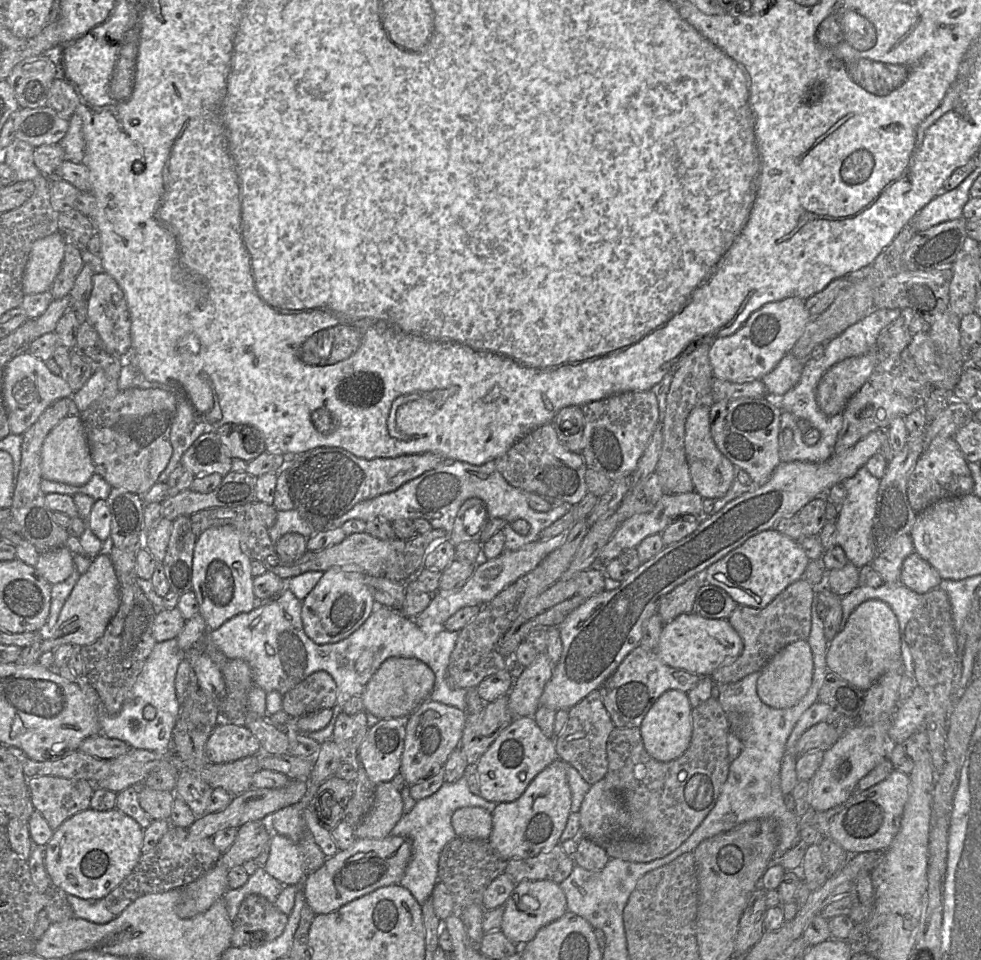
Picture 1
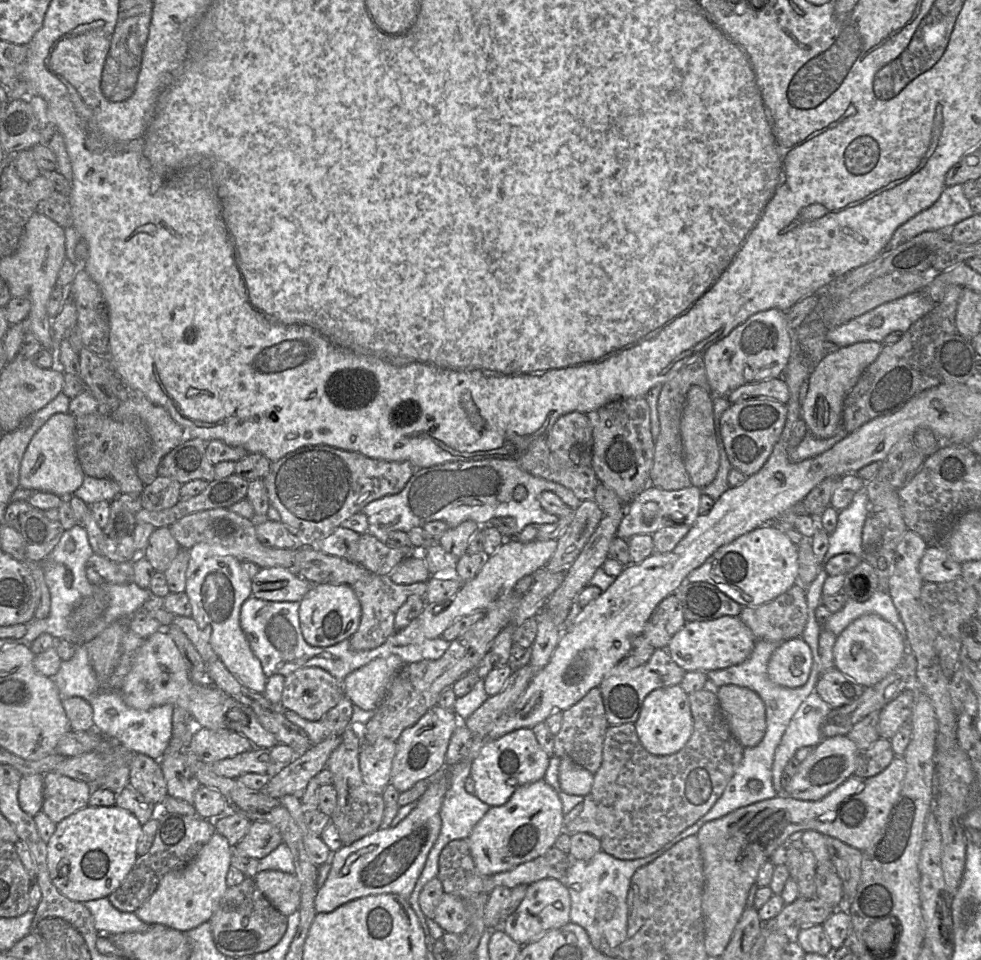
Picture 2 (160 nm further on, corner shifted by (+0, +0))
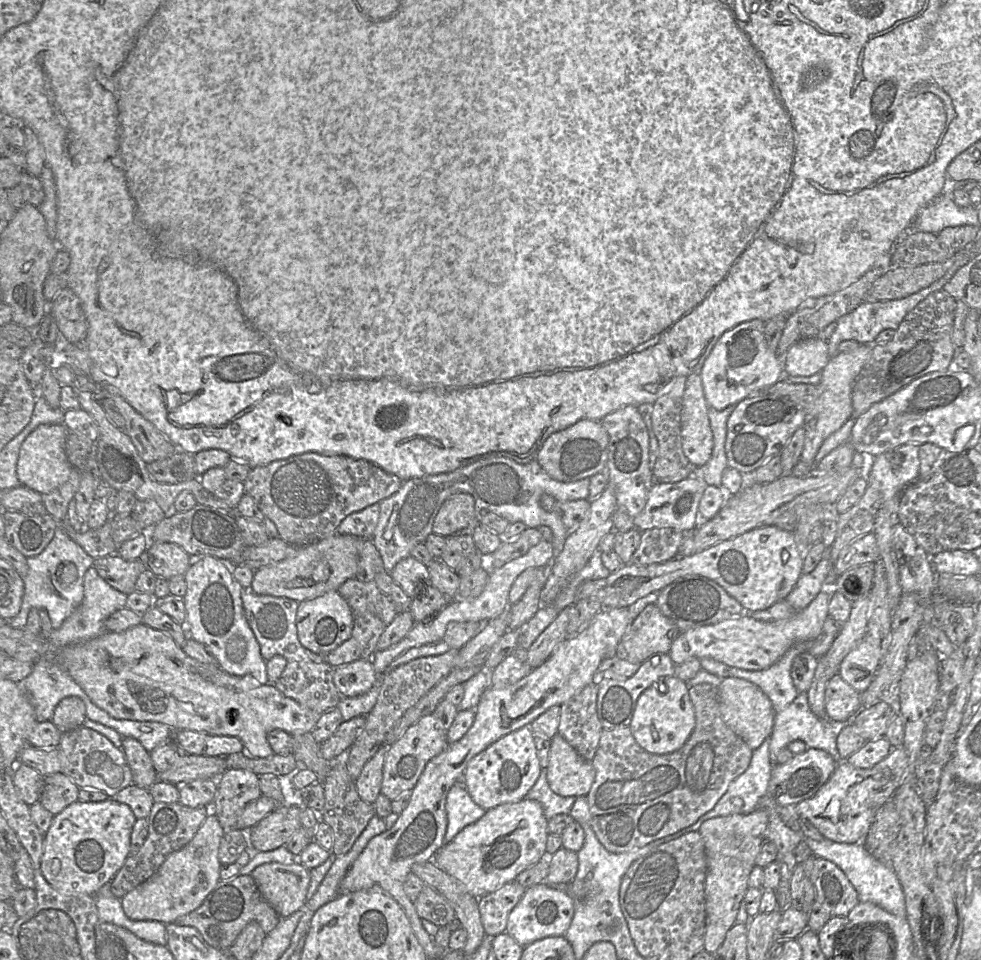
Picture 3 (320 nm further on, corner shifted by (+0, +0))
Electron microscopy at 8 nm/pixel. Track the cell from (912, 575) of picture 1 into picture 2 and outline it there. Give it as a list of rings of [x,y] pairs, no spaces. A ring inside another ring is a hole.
[[[929,544],[919,564],[924,582],[948,582],[961,576],[962,564],[939,544]]]

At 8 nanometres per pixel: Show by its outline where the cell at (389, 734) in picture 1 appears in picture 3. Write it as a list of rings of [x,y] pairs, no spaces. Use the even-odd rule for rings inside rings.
[[[381,747],[363,766],[355,780],[357,792],[362,800],[373,804],[381,793],[383,765],[388,747]]]

